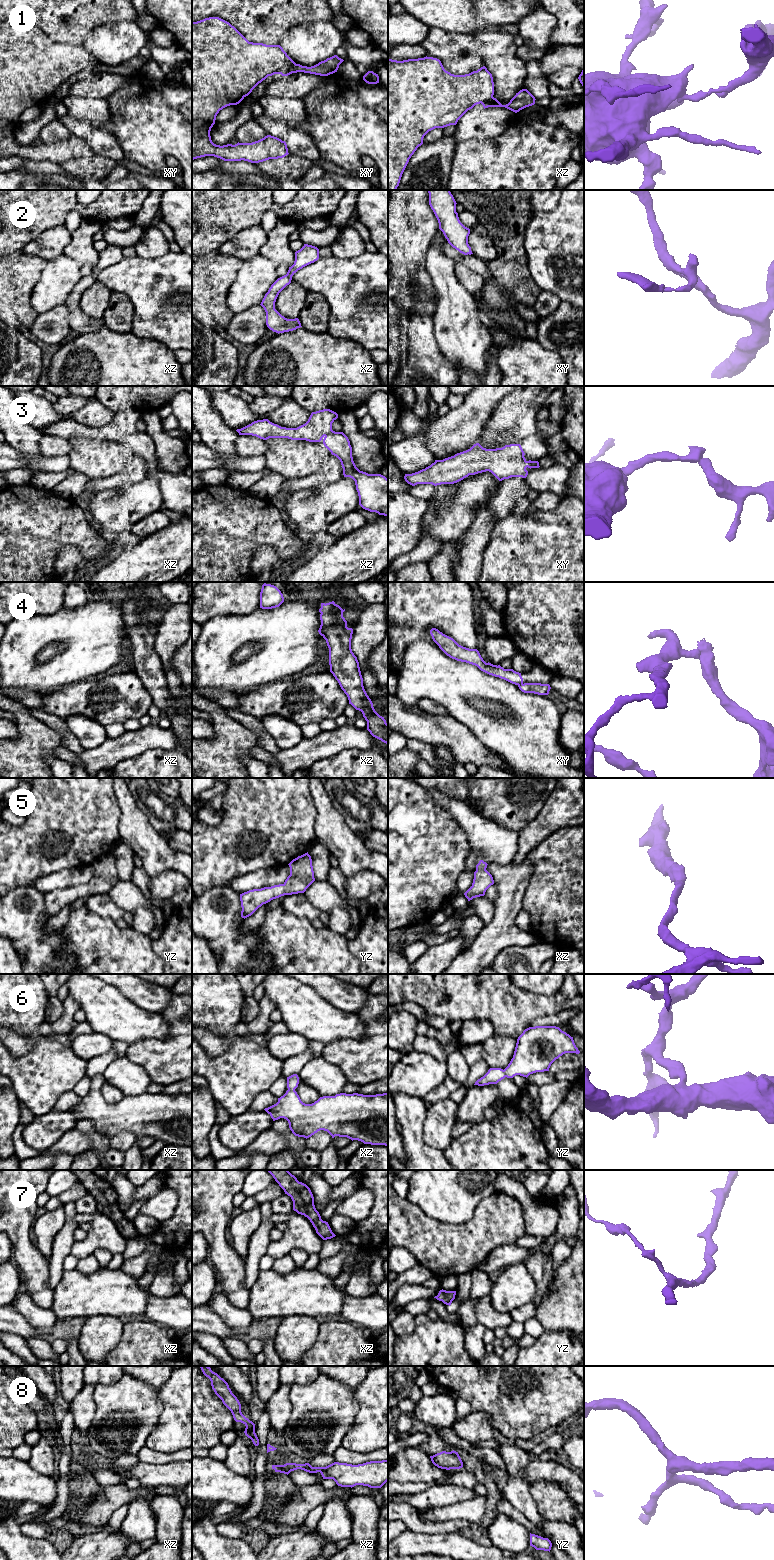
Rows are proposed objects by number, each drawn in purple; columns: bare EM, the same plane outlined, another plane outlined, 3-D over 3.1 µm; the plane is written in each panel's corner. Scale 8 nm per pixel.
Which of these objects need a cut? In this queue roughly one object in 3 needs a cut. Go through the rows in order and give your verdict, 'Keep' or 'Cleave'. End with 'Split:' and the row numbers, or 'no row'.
1: Cleave
2: Keep
3: Keep
4: Cleave
5: Keep
6: Keep
7: Keep
8: Keep
Split: 1, 4

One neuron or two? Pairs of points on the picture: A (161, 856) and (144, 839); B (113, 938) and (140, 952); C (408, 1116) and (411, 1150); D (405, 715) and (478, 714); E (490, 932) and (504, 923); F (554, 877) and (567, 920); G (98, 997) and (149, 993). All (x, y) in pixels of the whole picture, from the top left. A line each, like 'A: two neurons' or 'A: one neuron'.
A: one neuron
B: one neuron
C: one neuron
D: two neurons
E: one neuron
F: one neuron
G: two neurons

